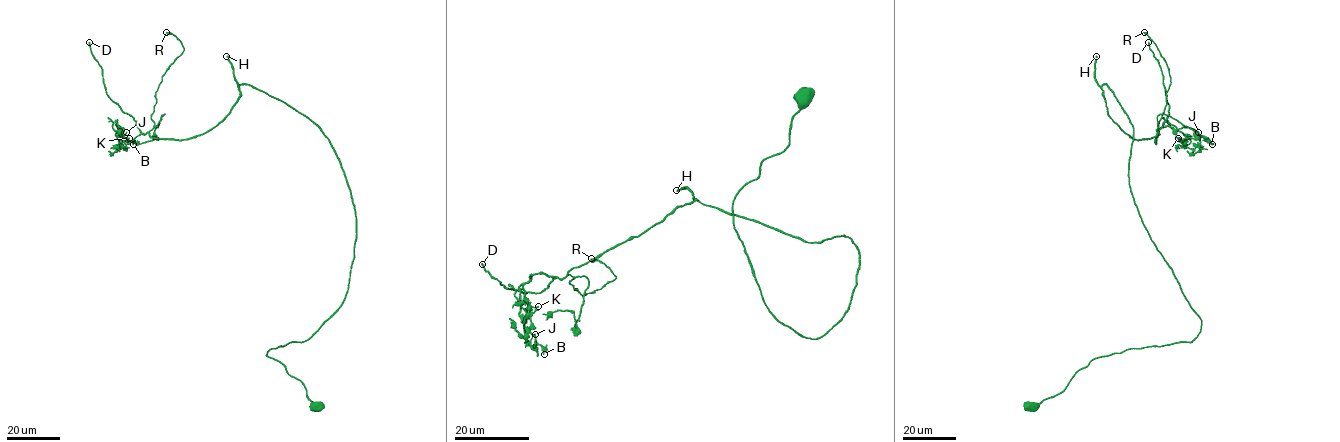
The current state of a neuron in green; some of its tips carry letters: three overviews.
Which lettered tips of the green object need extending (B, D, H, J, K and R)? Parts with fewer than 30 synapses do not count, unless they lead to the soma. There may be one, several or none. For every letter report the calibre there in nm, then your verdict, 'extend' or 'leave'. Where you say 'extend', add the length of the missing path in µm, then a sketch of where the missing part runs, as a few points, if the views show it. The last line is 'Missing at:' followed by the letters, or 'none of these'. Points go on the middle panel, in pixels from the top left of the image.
B: calibre 240 nm; leave
D: calibre 240 nm; extend; missing 120 µm; course (482, 264), (518, 275), (556, 312), (560, 297), (590, 278), (618, 292), (612, 303), (541, 331), (492, 306)
H: calibre 280 nm; extend; missing 160 µm; course (676, 190), (667, 212), (716, 256), (754, 359), (803, 402), (844, 413), (862, 429)
J: calibre 120 nm; leave
K: calibre 170 nm; leave
R: calibre 440 nm; leave
Missing at: D, H

